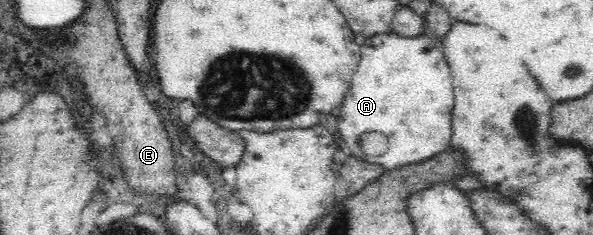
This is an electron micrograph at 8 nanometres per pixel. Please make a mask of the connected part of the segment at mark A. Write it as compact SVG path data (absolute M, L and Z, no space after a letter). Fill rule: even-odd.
M394 32L379 34L368 38L362 46L362 60L344 96L337 132L351 155L392 170L422 163L448 148L452 136L452 106L454 92L450 70L431 36L404 38ZM366 132L384 134L388 138L388 151L382 156L362 154L360 136Z

